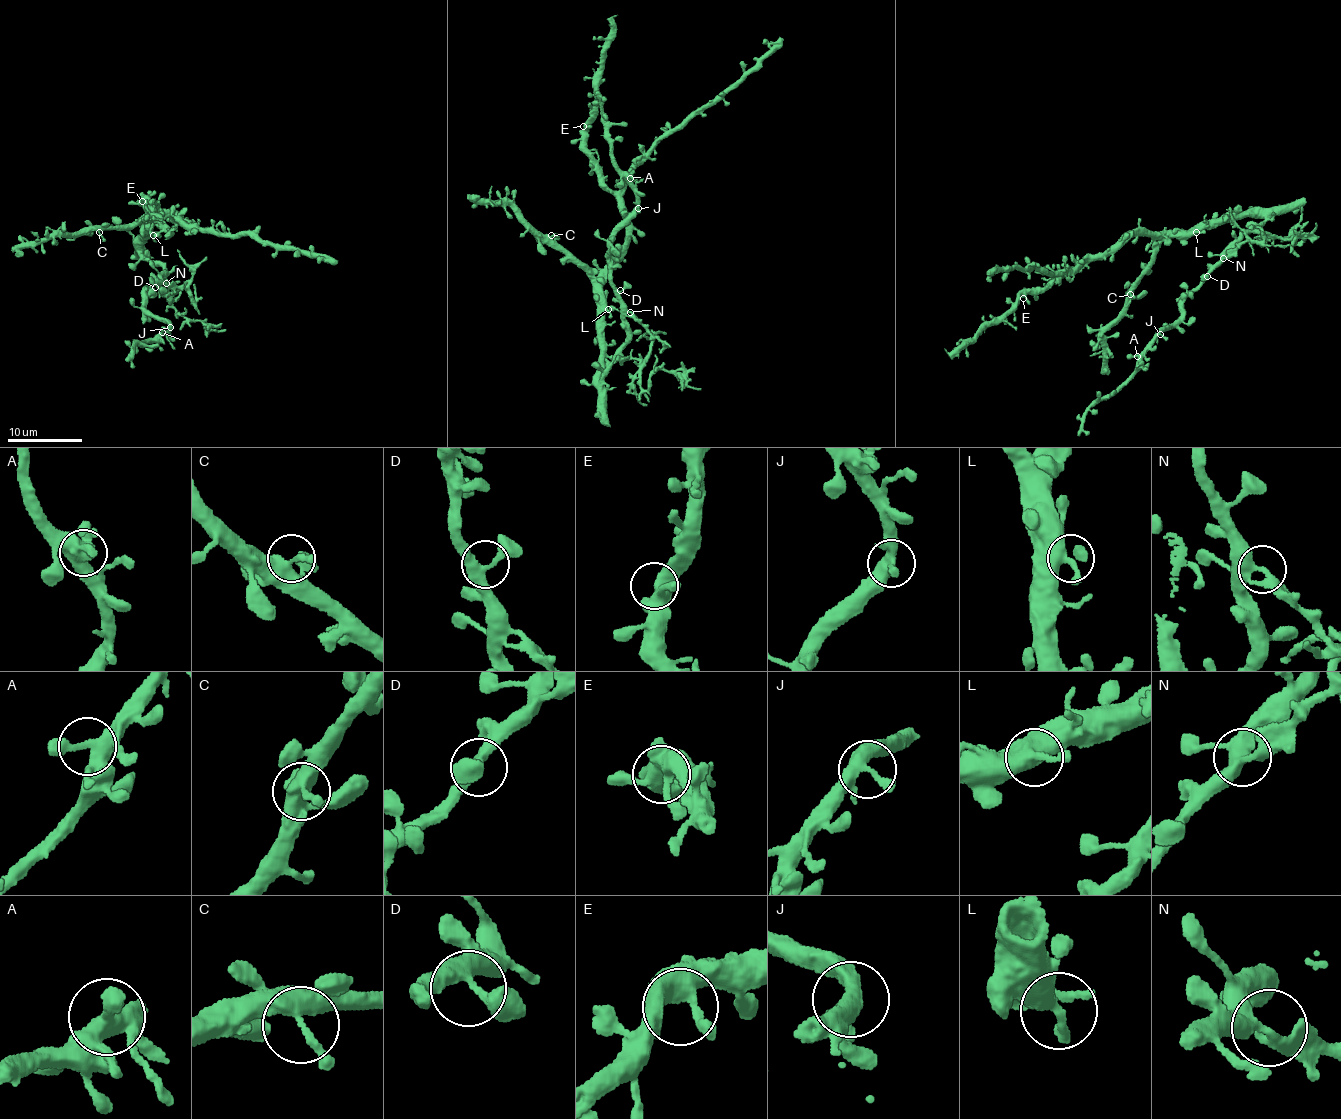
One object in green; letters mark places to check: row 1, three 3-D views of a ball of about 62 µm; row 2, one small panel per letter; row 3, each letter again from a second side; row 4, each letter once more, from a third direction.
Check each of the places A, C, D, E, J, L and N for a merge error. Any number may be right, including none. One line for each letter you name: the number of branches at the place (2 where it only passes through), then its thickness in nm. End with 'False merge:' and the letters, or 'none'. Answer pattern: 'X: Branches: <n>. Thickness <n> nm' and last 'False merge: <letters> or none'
N: Branches: 2. Thickness 380 nm
False merge: N

